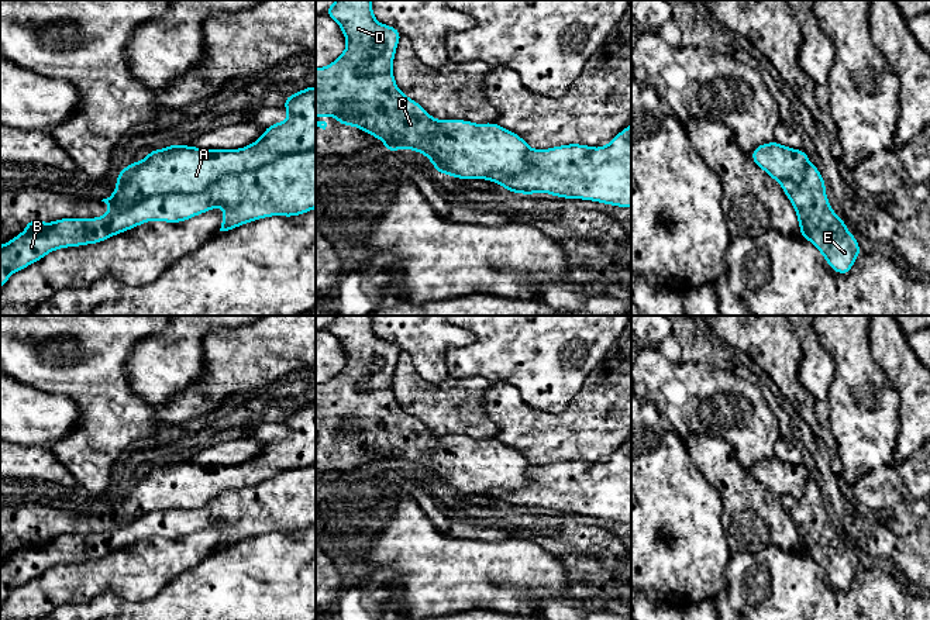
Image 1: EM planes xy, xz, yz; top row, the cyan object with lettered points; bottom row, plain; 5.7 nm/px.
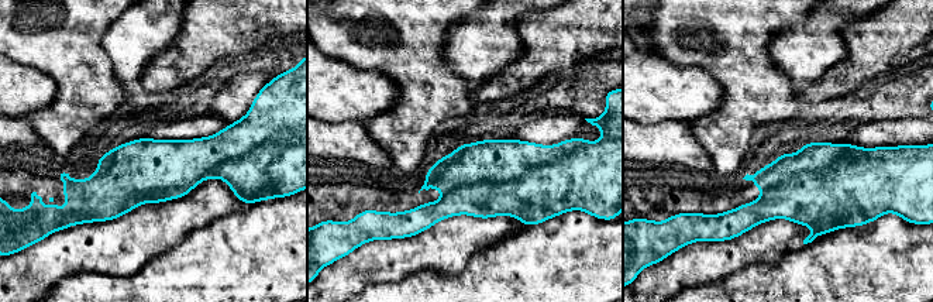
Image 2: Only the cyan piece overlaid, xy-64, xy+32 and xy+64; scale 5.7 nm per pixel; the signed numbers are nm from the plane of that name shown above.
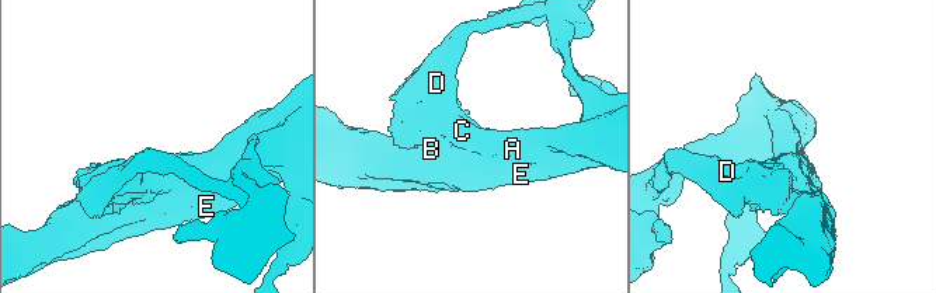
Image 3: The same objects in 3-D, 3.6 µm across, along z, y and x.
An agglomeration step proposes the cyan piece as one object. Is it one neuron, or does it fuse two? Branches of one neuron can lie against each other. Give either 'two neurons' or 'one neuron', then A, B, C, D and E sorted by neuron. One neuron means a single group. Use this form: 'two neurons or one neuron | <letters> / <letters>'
two neurons | A C D / B E

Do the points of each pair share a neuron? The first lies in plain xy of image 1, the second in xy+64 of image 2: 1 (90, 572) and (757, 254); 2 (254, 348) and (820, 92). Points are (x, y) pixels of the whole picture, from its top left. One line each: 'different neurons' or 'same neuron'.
1: same neuron
2: same neuron

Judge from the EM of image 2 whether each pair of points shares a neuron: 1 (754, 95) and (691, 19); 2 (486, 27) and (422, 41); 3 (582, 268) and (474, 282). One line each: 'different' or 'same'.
1: same
2: different
3: same

